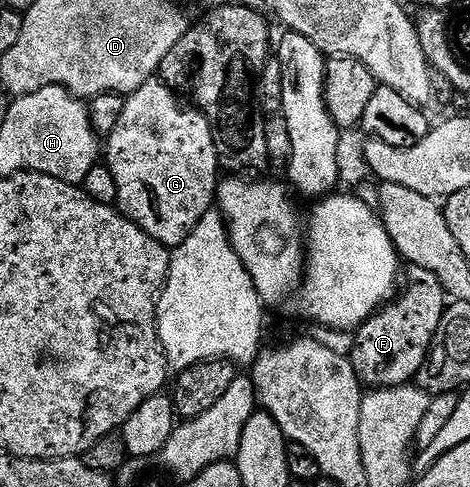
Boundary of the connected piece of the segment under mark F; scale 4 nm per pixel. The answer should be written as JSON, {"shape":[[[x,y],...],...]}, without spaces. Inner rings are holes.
{"shape":[[[408,266],[401,293],[369,316],[354,332],[355,344],[349,358],[360,384],[367,389],[408,386],[421,365],[425,365],[425,357],[431,352],[431,342],[448,306],[449,299],[439,278],[429,273],[429,269]]]}

